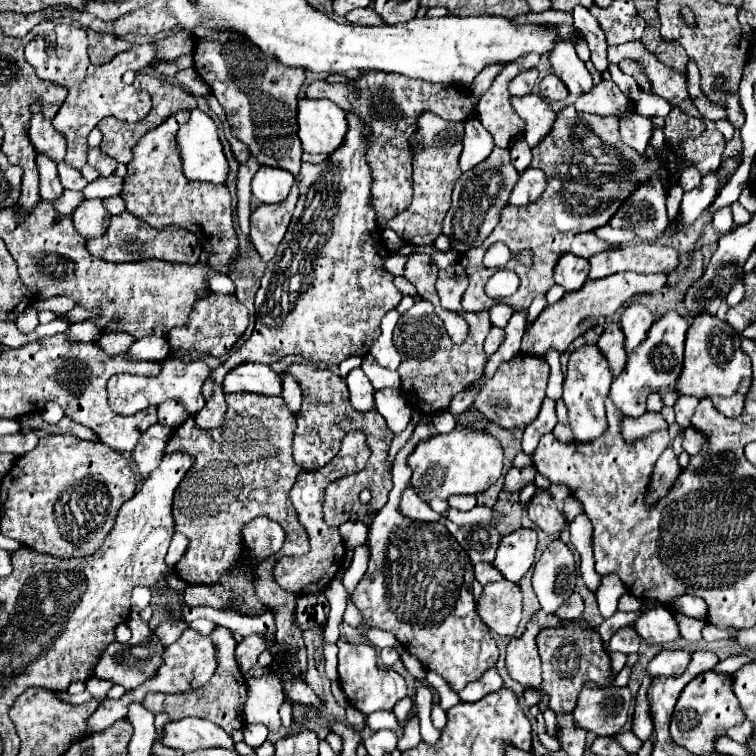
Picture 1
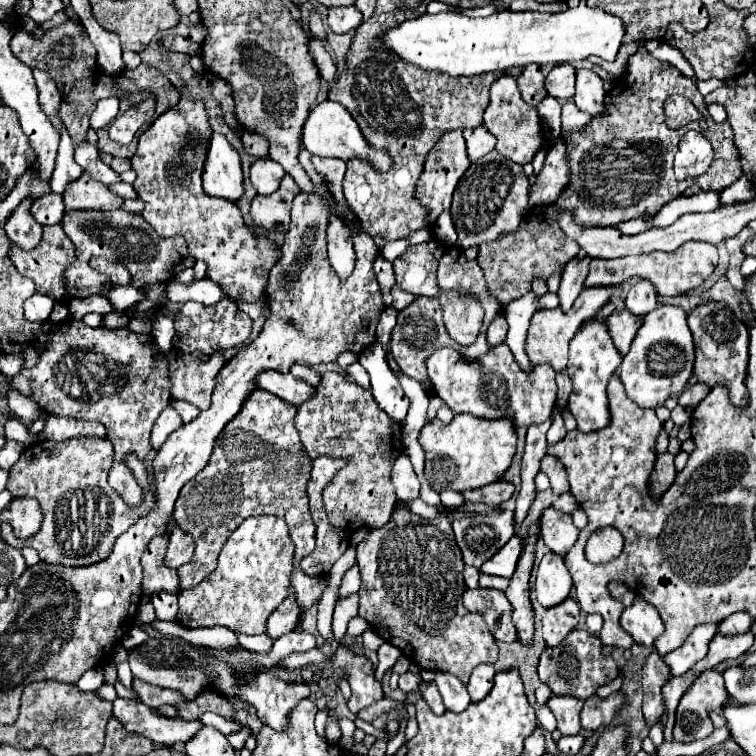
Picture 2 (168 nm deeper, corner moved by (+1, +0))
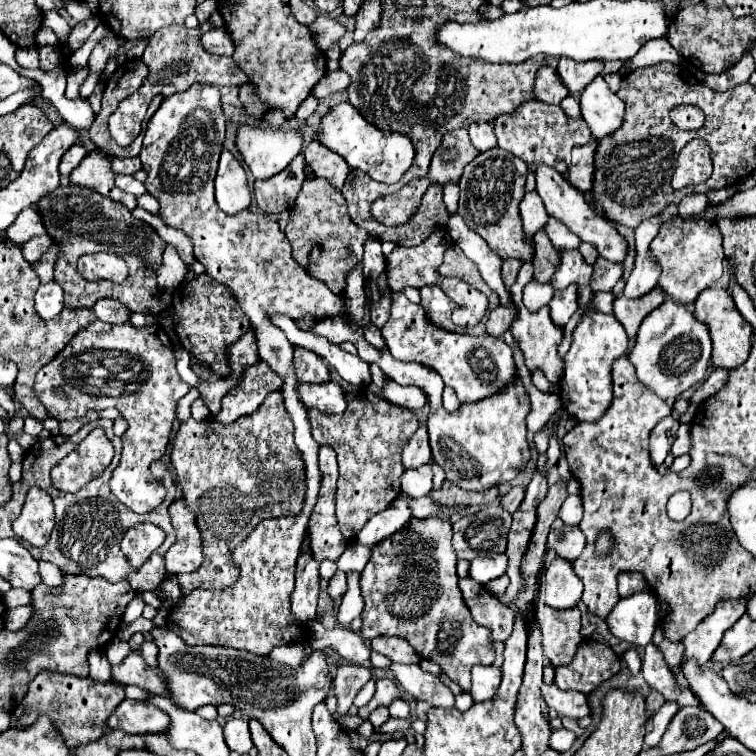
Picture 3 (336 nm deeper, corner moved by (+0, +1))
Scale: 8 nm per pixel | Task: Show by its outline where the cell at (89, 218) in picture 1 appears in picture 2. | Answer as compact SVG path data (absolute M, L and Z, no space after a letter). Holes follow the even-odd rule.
M85 172L79 180L75 180L75 184L67 186L63 202L67 210L115 210L123 204L123 198Z

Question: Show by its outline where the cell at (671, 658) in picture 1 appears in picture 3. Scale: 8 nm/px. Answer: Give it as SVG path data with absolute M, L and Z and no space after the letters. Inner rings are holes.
M730 599L728 603L720 603L700 627L696 627L692 633L688 633L682 643L684 643L684 659L694 659L700 667L708 663L712 657L712 651L720 645L720 639L728 627L732 627L742 615L746 613L746 599Z

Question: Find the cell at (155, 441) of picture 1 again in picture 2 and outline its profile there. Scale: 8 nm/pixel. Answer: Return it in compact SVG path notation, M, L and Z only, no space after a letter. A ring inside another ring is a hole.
M167 406L163 410L163 414L157 418L155 422L155 428L153 428L153 434L151 434L151 444L155 450L159 450L163 446L163 442L169 438L171 432L175 432L179 426L183 424L181 416L175 412L175 408Z

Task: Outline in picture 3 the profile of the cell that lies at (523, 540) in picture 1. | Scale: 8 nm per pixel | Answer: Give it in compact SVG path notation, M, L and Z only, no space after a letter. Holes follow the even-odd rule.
M486 553L470 563L470 577L478 583L488 583L492 579L498 579L508 569L508 555L506 553Z

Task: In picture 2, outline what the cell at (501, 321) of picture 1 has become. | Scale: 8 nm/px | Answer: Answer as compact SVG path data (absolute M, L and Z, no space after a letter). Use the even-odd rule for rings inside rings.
M527 292L527 296L513 300L505 308L505 318L509 322L509 334L507 334L505 342L511 348L515 362L519 362L523 372L533 370L533 364L529 362L525 348L523 348L529 322L535 312L539 312L543 308L555 308L555 306L559 306L559 300L557 300L557 294L553 294L553 292L545 292L543 296L537 296L535 292Z

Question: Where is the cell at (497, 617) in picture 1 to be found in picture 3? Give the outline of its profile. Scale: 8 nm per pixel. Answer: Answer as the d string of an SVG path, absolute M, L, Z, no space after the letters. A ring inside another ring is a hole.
M470 577L460 579L460 591L468 609L472 611L474 621L488 627L494 641L506 641L512 635L514 613L508 611L508 607L496 595Z

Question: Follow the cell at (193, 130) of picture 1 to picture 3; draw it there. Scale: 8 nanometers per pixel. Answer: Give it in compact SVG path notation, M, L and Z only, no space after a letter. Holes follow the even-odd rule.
M224 149L216 173L216 203L224 213L238 213L250 207L250 191L246 183L246 173L240 161Z

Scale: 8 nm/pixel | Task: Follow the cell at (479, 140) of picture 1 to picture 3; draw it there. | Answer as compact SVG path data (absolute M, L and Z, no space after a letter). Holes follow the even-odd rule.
M472 123L472 127L468 127L468 131L470 131L470 141L472 141L472 145L474 145L480 153L496 147L496 135L494 135L492 123Z

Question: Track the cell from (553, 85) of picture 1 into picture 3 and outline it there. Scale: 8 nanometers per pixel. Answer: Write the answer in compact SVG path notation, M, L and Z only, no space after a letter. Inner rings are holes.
M560 59L556 69L570 95L582 91L600 71L602 63L572 63L572 59Z

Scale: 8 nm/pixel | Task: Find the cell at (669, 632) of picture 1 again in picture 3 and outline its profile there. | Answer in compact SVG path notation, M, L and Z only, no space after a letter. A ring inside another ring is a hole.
M640 591L620 603L608 615L608 629L634 647L646 647L658 625L656 599L650 591Z

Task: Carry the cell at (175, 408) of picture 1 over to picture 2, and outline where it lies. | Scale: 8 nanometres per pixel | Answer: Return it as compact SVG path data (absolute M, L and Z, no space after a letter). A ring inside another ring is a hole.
M171 400L171 404L173 404L173 408L181 414L181 418L183 418L183 422L191 422L193 418L197 418L199 416L199 408L195 408L193 404L189 404L189 402L183 402L183 400Z

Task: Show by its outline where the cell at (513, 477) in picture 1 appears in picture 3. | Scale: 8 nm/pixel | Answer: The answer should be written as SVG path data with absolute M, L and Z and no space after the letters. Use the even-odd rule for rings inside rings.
M444 481L442 489L434 489L430 493L434 497L434 501L438 501L440 505L482 505L482 503L492 503L494 499L498 499L498 487L492 487L484 493L474 493L474 491L464 491L458 485Z

